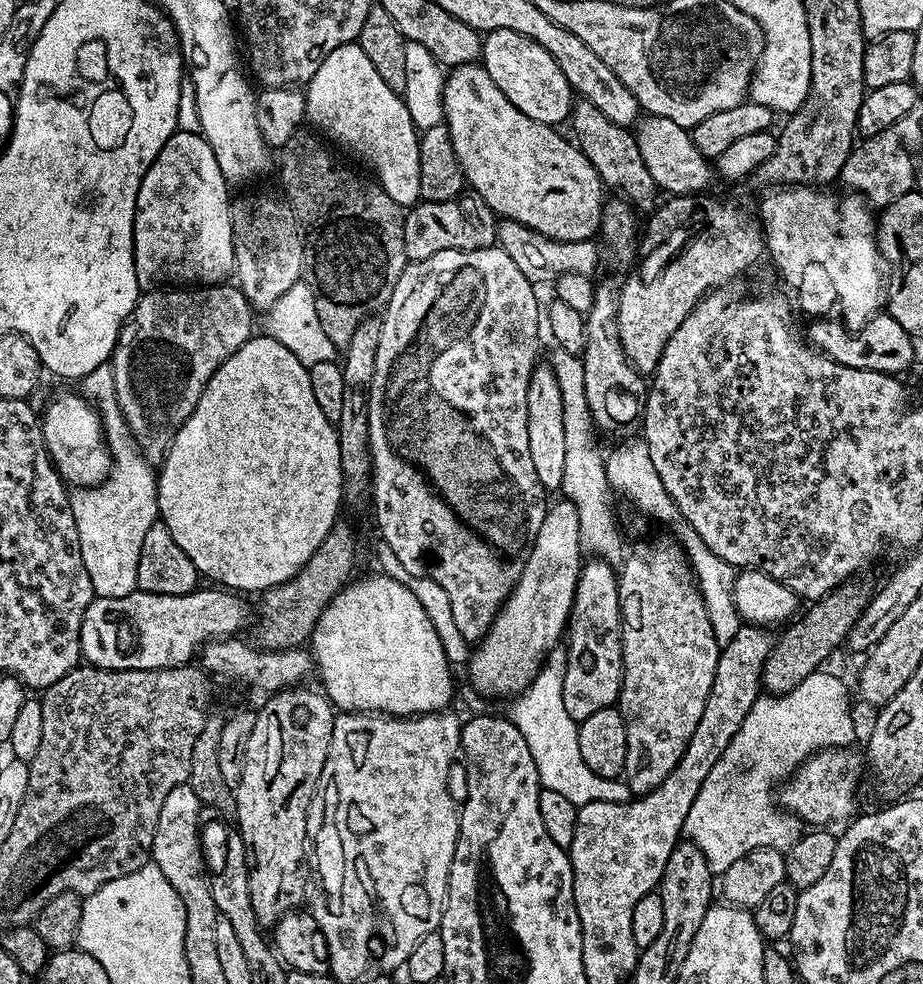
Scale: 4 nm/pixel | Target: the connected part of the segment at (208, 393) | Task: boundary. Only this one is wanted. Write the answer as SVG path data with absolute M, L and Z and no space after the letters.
M267 334L253 335L251 340L238 350L234 350L234 354L230 354L230 358L226 358L226 362L218 366L218 370L214 370L210 382L206 382L206 390L202 390L202 398L198 398L198 406L194 406L190 418L182 422L174 442L164 456L164 463L159 465L156 481L159 519L166 526L166 530L170 530L170 538L174 538L178 546L182 546L186 558L194 562L201 577L209 576L212 579L209 581L240 594L249 594L248 592L263 594L269 588L285 584L290 578L294 578L294 574L298 574L302 566L310 562L318 546L322 546L326 534L330 534L332 527L338 523L339 516L336 515L340 512L343 495L344 475L338 450L336 425L328 420L326 414L322 414L321 408L318 407L314 390L310 386L310 374L304 363L294 354L290 354L290 350L282 346L282 342Z

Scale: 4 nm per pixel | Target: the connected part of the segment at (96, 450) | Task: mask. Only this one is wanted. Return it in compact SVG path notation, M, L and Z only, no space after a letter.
M79 391L76 392L60 392L49 402L48 409L42 412L40 429L44 435L44 445L48 448L49 456L52 457L52 465L56 467L56 473L60 479L76 488L95 488L97 484L108 479L114 467L114 461L112 453L108 450L99 411Z

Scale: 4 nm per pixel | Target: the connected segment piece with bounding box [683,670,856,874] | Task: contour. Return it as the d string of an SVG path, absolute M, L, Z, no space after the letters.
M828 670L802 678L802 682L790 692L780 695L766 694L757 699L746 716L746 722L738 726L736 740L726 746L726 754L718 758L706 782L702 782L702 790L698 790L690 806L690 814L686 814L683 835L703 854L712 873L722 874L730 870L734 862L738 862L743 856L749 856L759 848L791 848L793 842L802 834L802 824L795 816L778 810L774 803L774 789L787 780L809 754L821 748L842 748L851 745L855 732L848 688L836 675L828 673Z

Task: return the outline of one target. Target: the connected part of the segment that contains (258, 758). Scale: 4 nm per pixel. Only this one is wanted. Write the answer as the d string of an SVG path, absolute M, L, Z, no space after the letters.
M293 686L284 688L280 692L271 693L267 697L268 700L256 712L256 721L254 722L254 731L250 733L250 742L246 742L246 758L244 759L244 769L242 770L242 778L238 782L238 786L234 789L236 794L236 815L235 823L240 823L238 835L244 840L244 849L246 850L246 858L248 859L248 877L250 878L250 902L254 902L254 914L256 920L260 923L261 929L272 930L279 924L283 916L290 912L297 911L305 903L310 887L310 868L304 865L304 843L310 840L310 823L308 820L308 807L311 804L312 796L316 792L319 785L319 776L322 774L322 768L328 757L328 747L330 746L330 738L332 737L332 722L334 719L334 708L327 696L319 691L311 692L308 686Z

